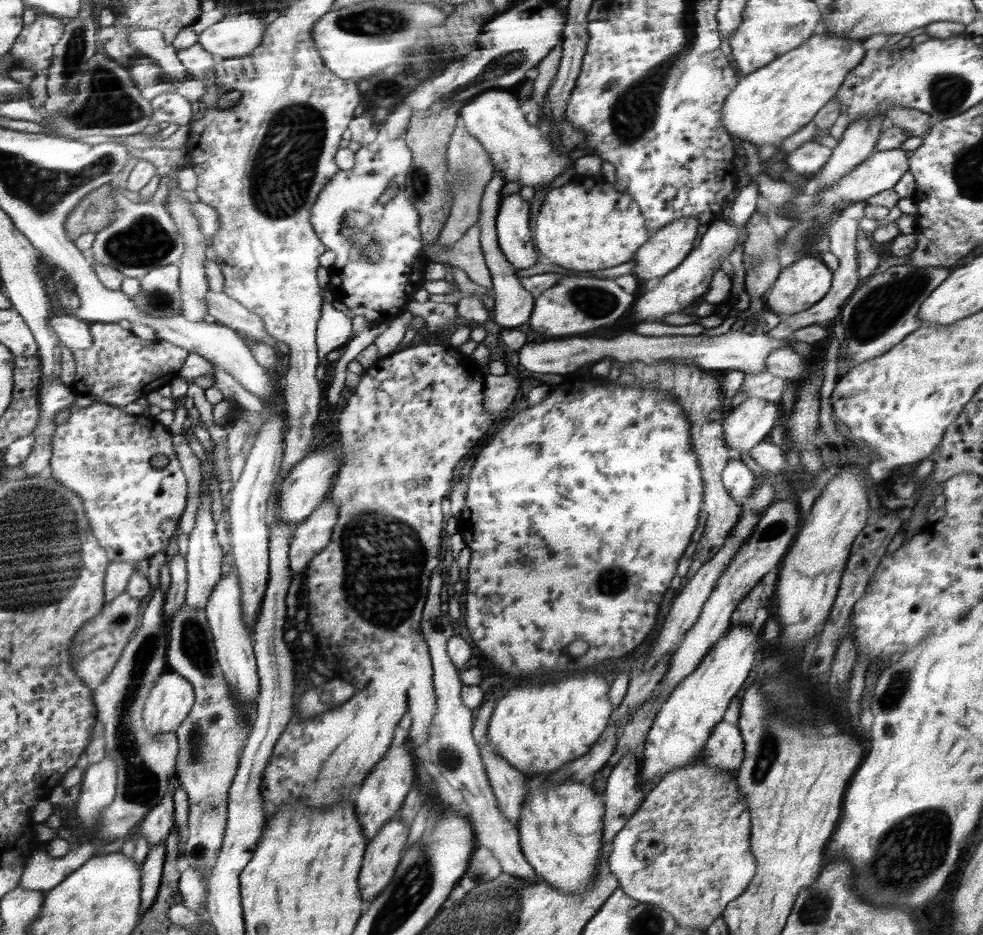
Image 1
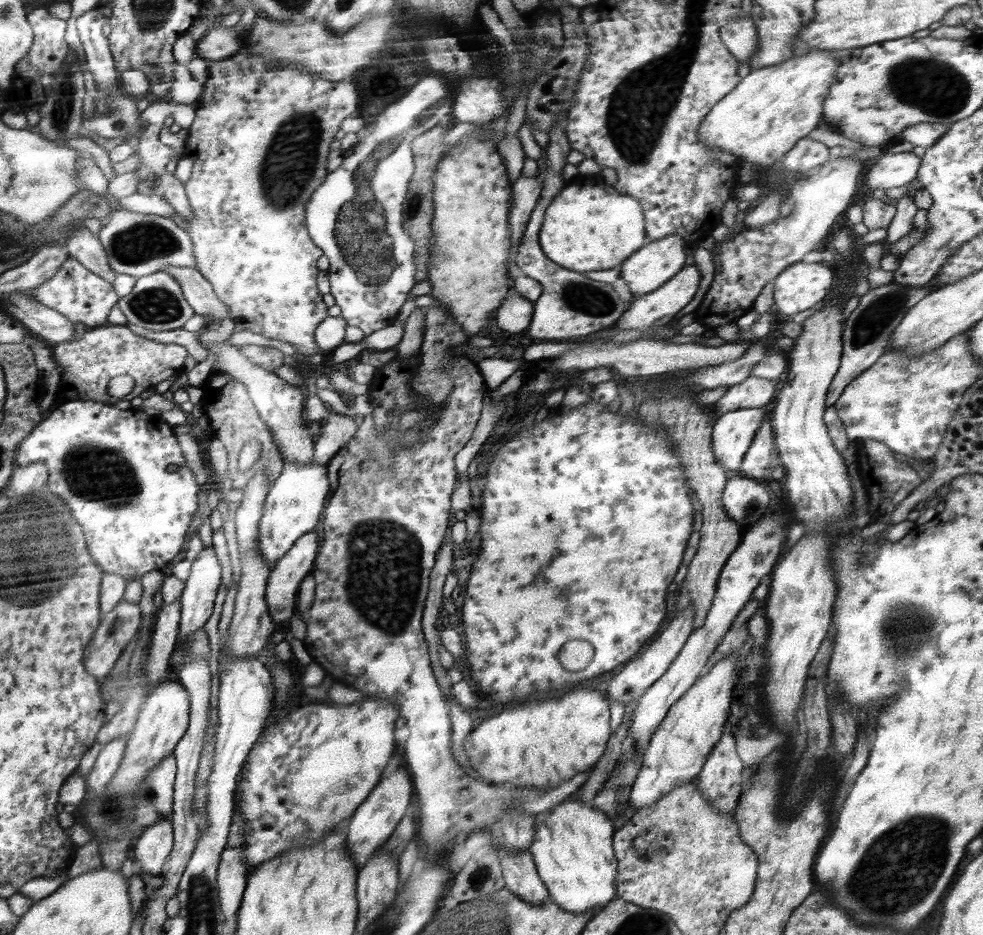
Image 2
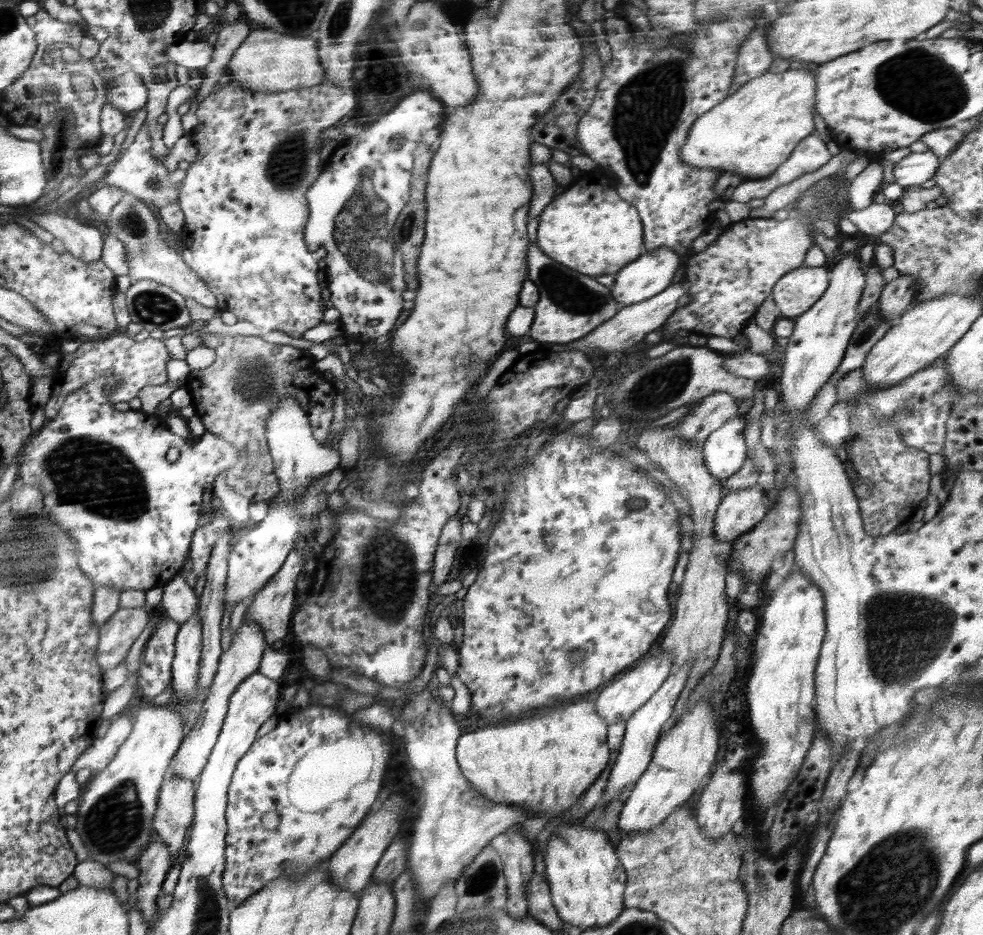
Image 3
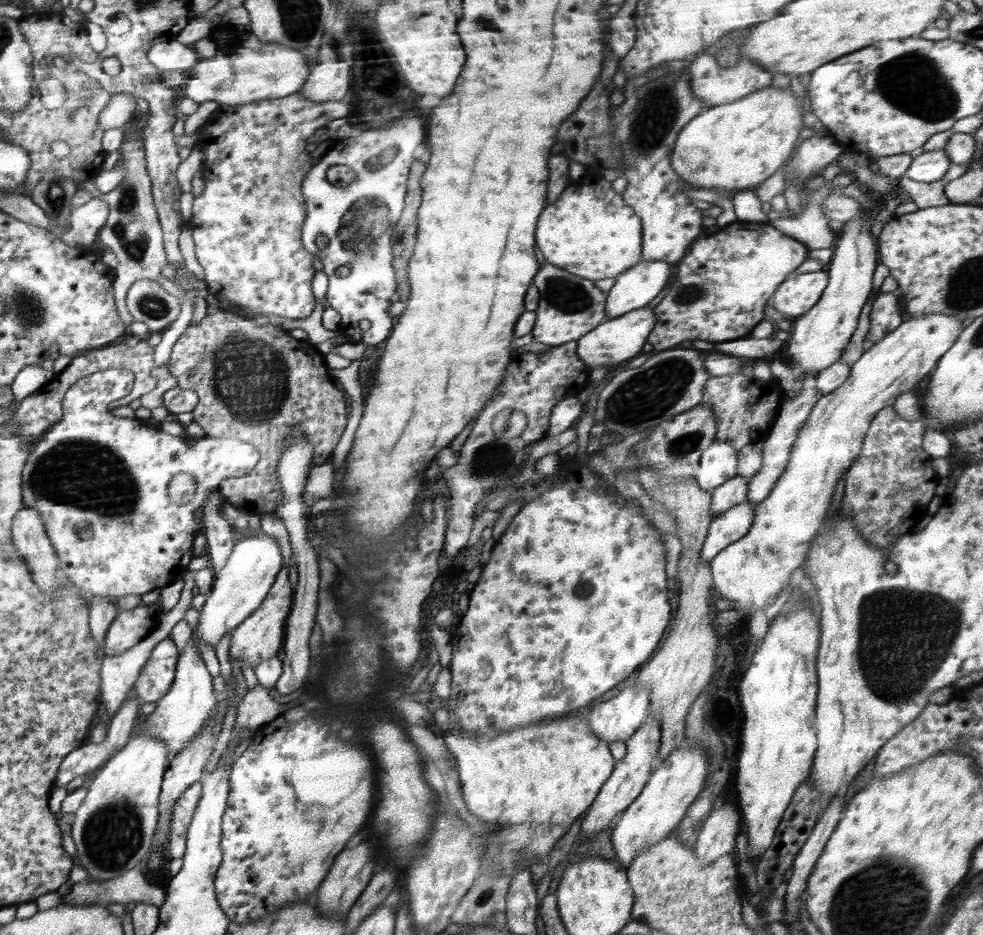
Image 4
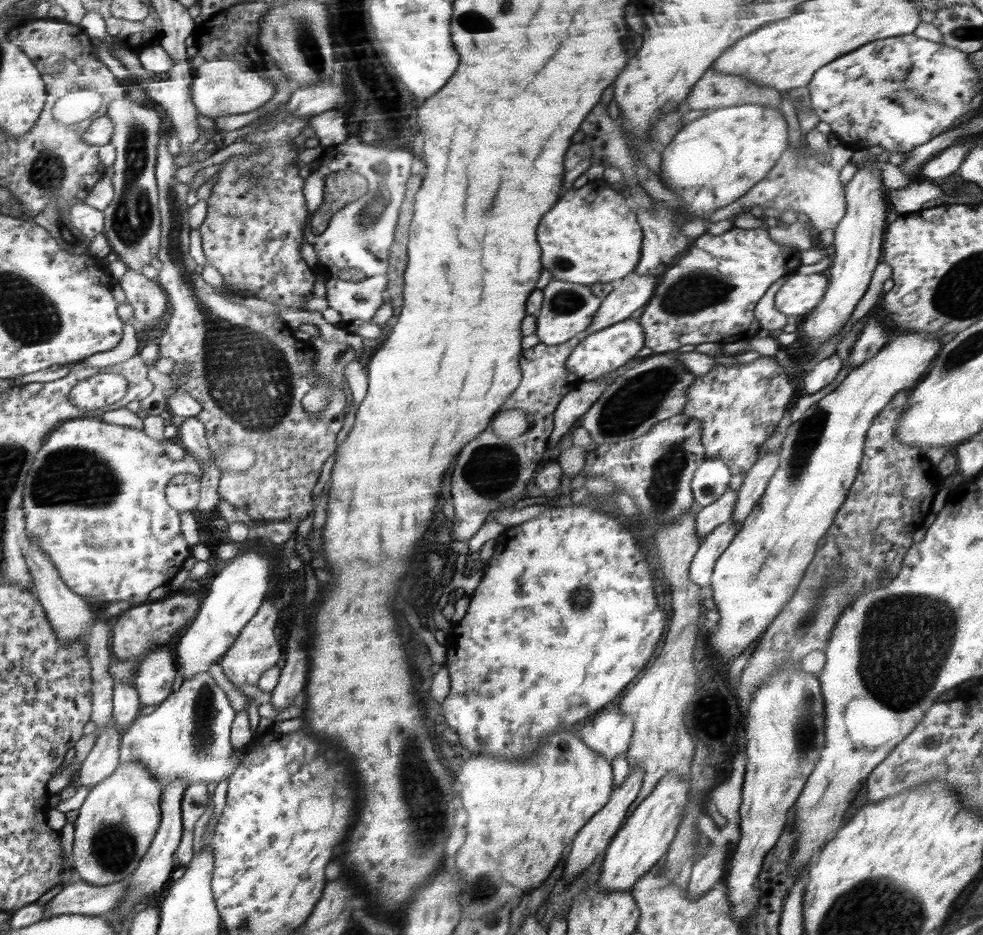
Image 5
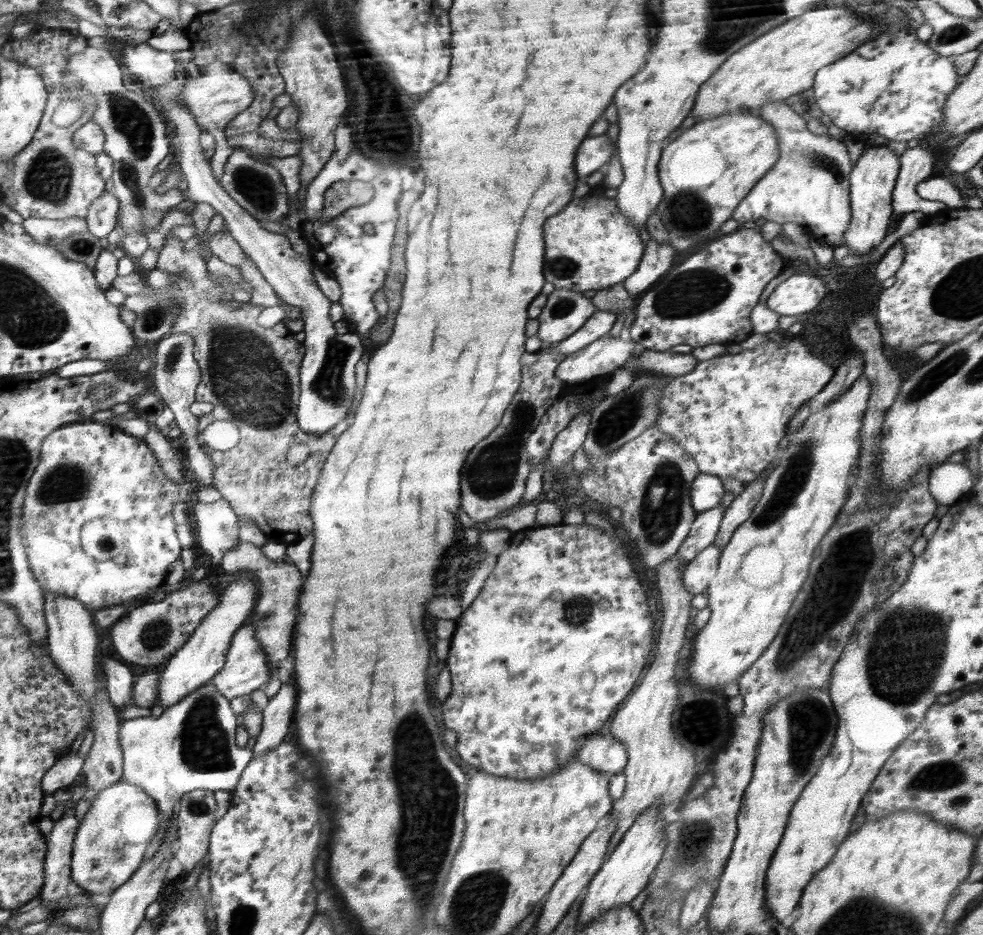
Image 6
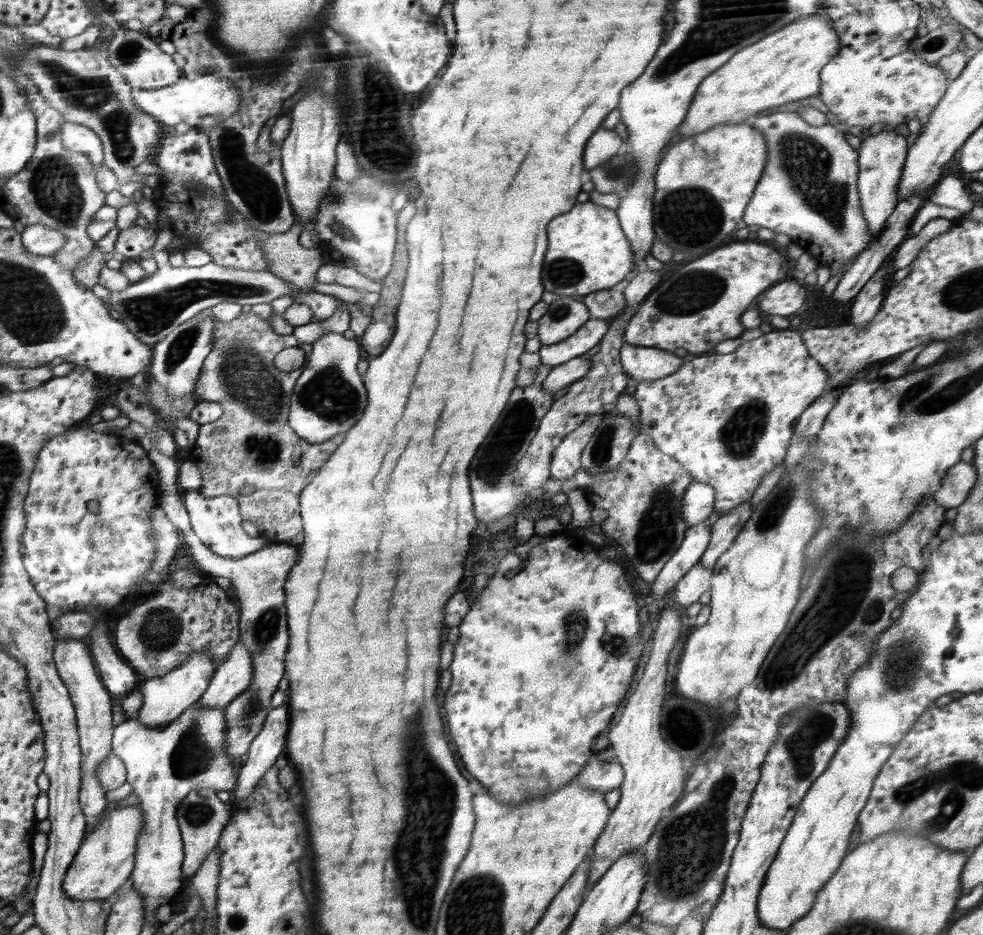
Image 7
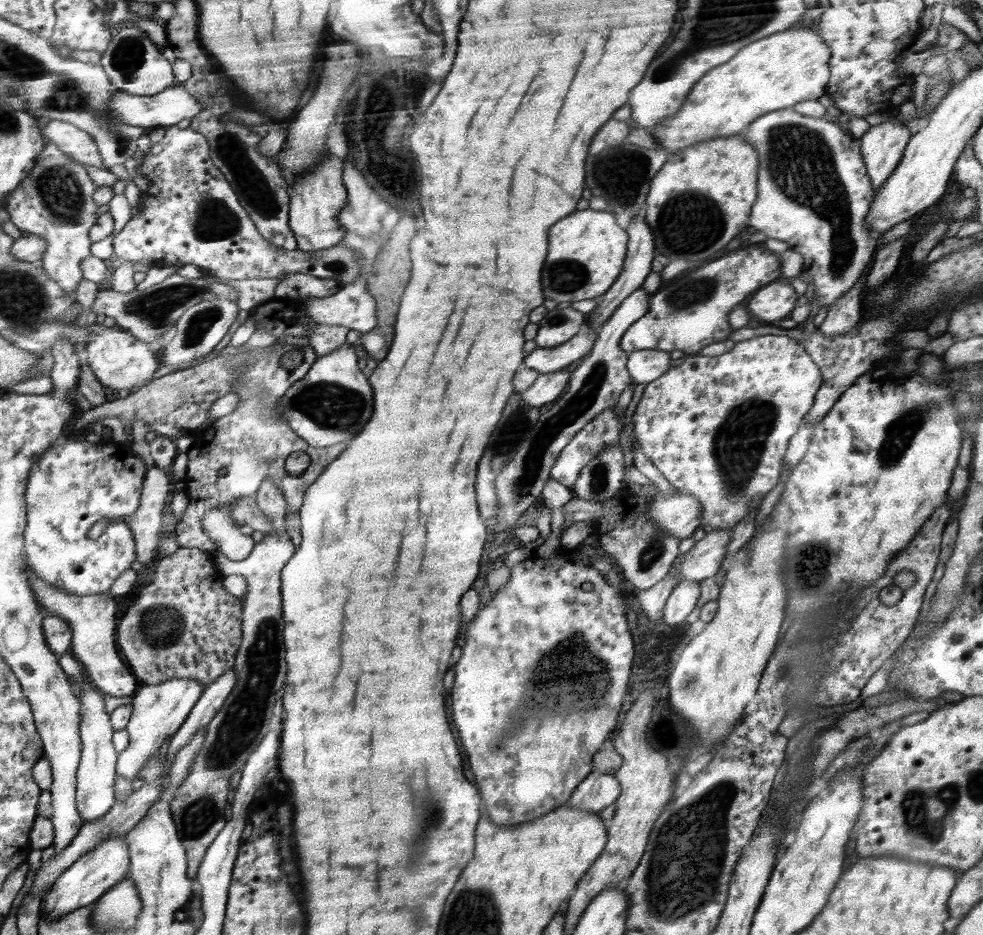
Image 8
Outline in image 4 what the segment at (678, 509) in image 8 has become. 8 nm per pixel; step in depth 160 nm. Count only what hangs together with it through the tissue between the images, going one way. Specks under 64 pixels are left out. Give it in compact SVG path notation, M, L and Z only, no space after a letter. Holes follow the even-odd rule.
M714 440L701 454L694 478L702 491L710 495L721 484L737 475L737 450L731 442Z

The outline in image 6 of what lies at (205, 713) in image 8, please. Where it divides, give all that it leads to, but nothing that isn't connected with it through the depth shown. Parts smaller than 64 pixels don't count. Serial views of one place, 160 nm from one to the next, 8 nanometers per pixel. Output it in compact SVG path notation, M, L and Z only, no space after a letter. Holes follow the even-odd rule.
M246 623L236 632L235 638L231 642L225 665L219 670L218 676L211 681L218 687L220 694L223 694L226 698L233 699L248 696L253 690L262 688L271 674L270 657L268 657L262 643L257 638L255 626Z

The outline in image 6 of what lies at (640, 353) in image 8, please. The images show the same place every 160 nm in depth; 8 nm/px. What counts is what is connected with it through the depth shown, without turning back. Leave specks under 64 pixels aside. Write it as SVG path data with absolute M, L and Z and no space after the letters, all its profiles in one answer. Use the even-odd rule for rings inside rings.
M644 349L636 359L628 360L628 364L636 365L638 370L645 373L656 373L666 378L684 376L695 370L698 360L689 354L675 354L672 351L656 352Z

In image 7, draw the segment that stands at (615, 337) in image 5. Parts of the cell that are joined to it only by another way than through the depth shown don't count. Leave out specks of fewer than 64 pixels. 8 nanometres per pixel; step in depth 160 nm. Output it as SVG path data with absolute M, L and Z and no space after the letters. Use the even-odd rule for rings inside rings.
M581 357L564 362L563 365L552 367L543 383L544 392L556 393L586 376L590 370L592 370L592 359L586 360L586 358Z

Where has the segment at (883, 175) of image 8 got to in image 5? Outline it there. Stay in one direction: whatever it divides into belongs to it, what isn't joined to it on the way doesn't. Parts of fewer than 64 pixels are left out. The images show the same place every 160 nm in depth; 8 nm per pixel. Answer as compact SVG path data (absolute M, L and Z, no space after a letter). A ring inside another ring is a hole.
M859 167L851 180L845 185L846 212L835 228L834 257L826 271L829 285L821 301L806 315L804 332L810 344L822 344L836 335L849 321L857 302L869 287L873 270L880 262L883 238L888 227L886 216L891 209L888 196L882 191L883 182L878 168Z

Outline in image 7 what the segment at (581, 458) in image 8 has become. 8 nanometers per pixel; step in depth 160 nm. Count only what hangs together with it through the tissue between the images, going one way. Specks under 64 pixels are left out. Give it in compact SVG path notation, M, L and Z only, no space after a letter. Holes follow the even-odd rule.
M592 414L580 426L580 430L574 430L564 437L559 444L560 450L555 450L551 462L551 478L556 480L570 480L581 467L582 451L587 442L594 436L595 431L602 426L604 414Z

